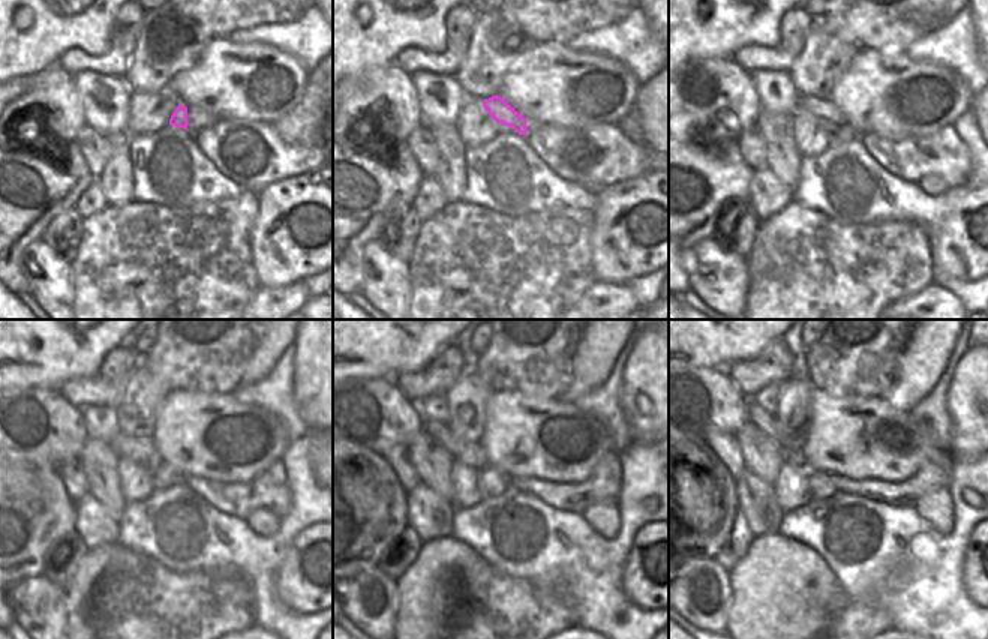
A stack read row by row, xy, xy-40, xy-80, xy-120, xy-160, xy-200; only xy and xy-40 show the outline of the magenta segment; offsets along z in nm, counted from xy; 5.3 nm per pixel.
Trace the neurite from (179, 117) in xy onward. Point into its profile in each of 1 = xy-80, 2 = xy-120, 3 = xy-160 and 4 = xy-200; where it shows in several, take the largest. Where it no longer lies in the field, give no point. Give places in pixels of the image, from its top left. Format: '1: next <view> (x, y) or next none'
1: next xy-80 (823, 110)
2: next xy-120 (141, 450)
3: next xy-160 (470, 453)
4: next xy-200 (765, 422)

